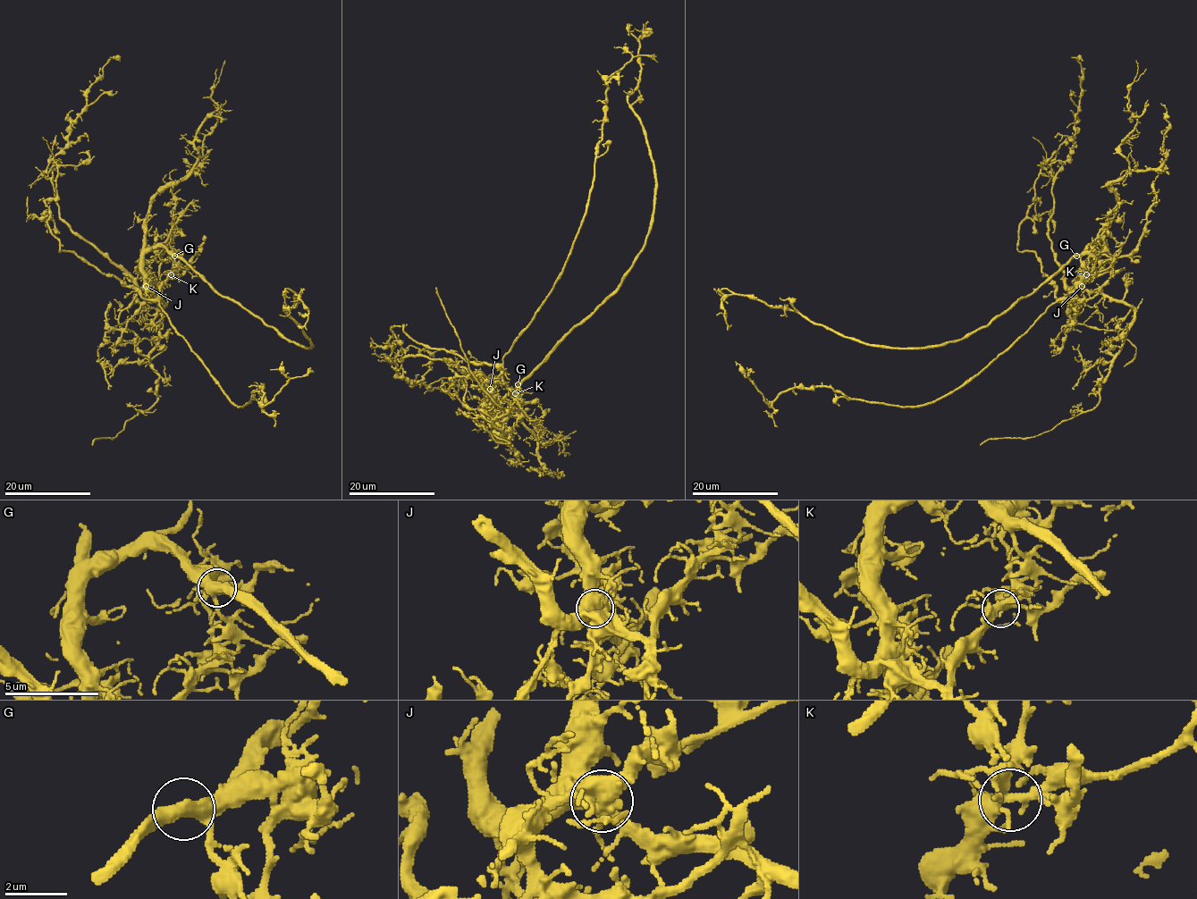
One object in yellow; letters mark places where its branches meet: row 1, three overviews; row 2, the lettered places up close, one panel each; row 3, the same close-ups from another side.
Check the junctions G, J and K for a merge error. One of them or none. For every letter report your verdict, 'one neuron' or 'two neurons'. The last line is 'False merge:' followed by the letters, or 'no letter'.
G: one neuron
J: two neurons
K: one neuron
False merge: J

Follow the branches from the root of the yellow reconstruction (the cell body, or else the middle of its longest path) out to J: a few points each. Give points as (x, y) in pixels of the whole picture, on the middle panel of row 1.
J: (518, 386), (515, 392), (501, 377), (498, 377), (490, 390)

